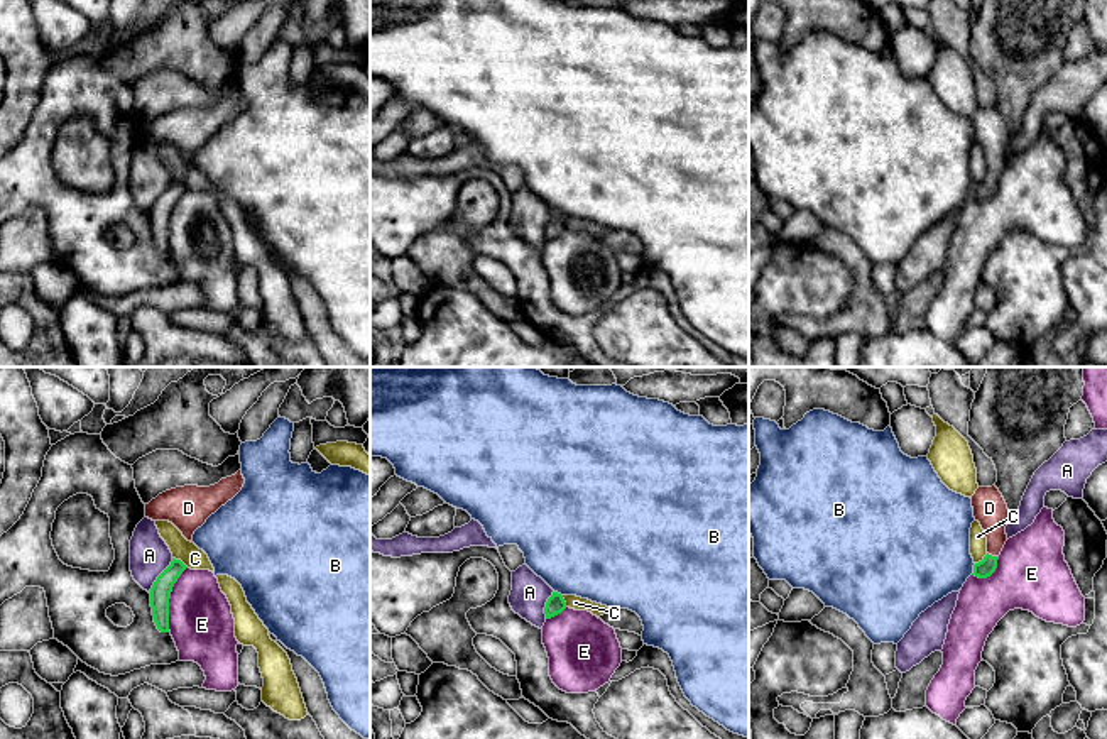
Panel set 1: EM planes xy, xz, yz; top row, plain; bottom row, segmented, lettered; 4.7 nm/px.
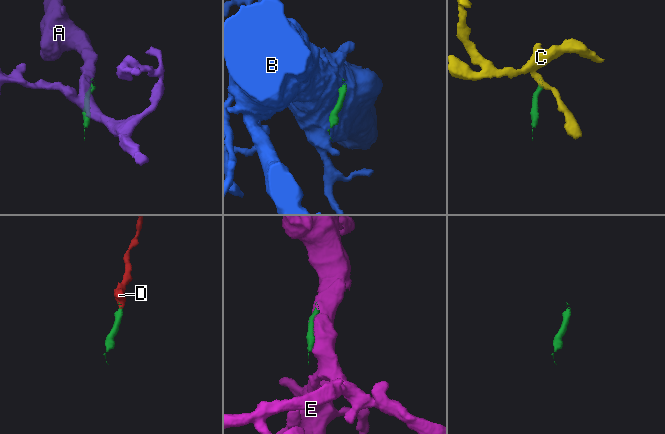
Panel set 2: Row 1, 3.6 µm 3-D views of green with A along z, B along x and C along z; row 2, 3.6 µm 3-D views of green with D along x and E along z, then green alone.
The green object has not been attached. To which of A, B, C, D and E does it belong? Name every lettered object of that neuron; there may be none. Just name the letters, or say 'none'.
D

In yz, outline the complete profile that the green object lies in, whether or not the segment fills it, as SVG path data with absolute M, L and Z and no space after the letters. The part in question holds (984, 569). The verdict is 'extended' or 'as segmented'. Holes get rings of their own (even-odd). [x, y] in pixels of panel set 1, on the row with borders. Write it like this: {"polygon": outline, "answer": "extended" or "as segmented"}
{"polygon": "M995 485L979 487L972 495L972 507L973 517L980 523L987 538L987 555L973 565L972 575L987 578L995 572L999 555L1007 541L1006 526L1011 512Z", "answer": "extended"}

